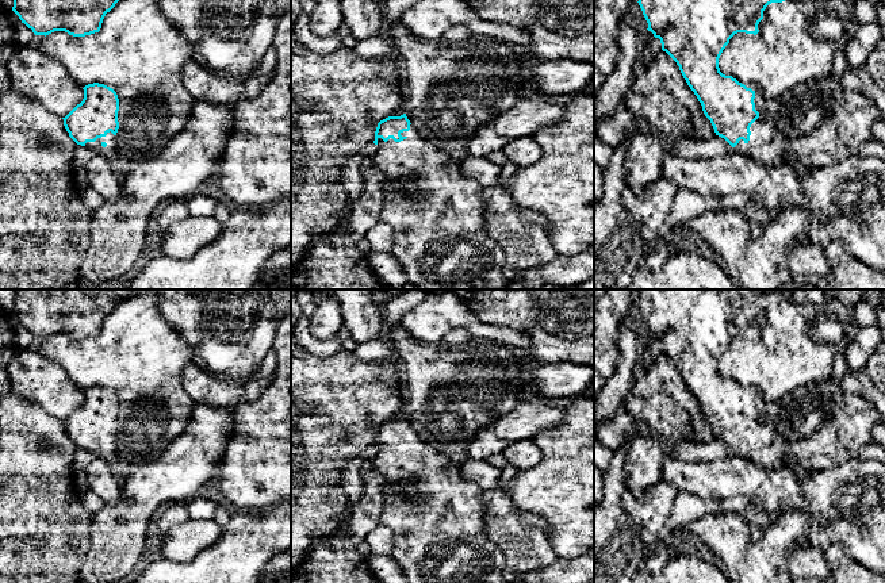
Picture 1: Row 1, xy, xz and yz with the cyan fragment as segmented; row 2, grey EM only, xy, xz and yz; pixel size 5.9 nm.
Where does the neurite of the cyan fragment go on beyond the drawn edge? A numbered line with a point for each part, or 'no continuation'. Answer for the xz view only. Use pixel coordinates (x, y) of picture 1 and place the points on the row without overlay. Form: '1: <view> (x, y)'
1: xz (437, 518)

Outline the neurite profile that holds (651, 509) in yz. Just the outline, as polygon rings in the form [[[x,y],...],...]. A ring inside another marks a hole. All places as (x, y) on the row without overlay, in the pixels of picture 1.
[[[659,480],[639,495],[628,490],[621,496],[621,506],[633,518],[648,553],[660,545],[660,534],[678,492],[674,486]]]

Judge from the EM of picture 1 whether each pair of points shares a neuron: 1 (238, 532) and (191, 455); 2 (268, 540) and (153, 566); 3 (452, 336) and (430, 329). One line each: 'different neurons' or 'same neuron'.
1: different neurons
2: same neuron
3: different neurons

